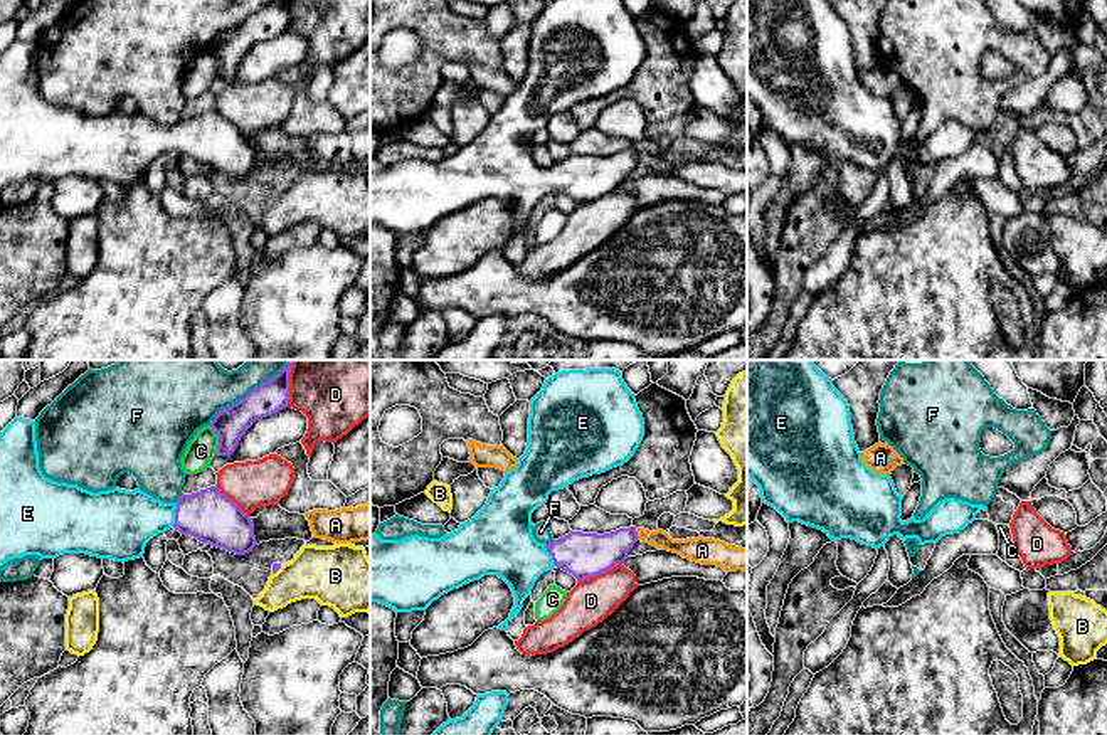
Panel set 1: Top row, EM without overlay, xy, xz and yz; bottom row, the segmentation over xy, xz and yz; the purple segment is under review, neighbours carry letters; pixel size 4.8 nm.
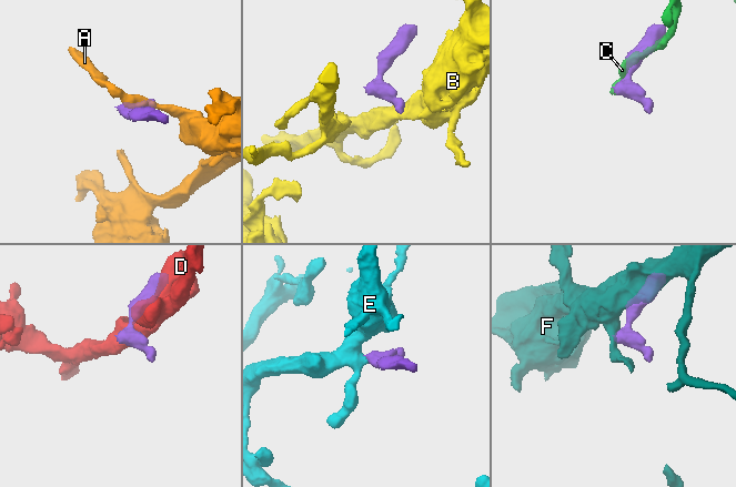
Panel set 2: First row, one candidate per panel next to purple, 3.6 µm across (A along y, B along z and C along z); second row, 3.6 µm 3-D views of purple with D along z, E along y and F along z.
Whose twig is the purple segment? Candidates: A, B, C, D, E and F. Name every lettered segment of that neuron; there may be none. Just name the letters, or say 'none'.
E

